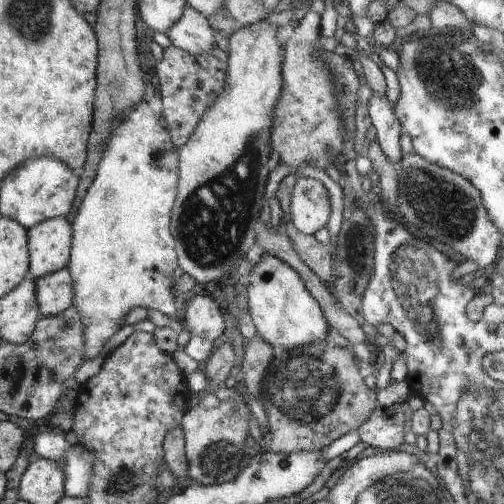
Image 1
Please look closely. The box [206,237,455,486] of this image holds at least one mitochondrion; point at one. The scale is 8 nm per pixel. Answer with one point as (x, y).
(308, 387)

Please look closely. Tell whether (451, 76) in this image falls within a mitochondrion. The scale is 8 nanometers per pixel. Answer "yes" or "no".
yes

